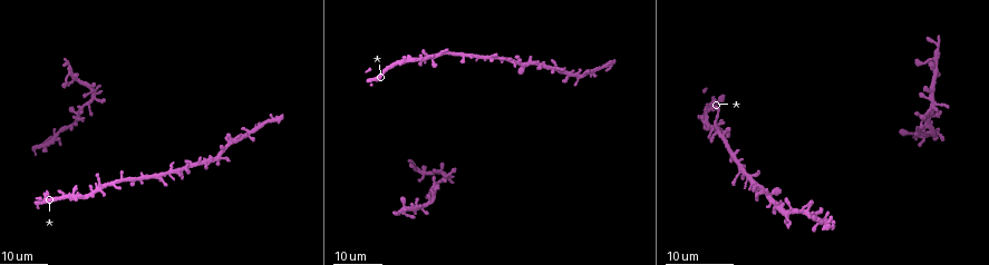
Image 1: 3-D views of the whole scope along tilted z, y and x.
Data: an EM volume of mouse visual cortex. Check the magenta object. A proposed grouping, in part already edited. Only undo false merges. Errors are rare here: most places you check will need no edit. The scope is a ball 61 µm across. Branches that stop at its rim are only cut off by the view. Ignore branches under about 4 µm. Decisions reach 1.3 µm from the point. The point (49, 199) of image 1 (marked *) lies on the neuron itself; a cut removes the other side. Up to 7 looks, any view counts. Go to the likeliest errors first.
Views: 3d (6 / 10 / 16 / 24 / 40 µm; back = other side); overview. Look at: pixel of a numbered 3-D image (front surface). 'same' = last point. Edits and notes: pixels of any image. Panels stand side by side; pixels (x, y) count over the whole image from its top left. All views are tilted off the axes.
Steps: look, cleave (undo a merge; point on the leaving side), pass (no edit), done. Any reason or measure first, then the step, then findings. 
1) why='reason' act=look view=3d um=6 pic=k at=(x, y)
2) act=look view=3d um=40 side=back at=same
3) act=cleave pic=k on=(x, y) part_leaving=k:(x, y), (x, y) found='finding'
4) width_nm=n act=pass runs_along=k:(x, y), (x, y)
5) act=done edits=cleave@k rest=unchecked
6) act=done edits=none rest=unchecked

why='side arm on a straight run' act=look view=3d um=24 pic=1 at=(87, 106)

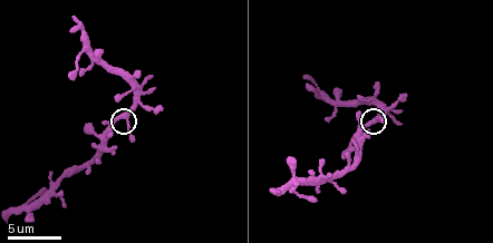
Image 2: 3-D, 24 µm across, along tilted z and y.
why='zoom in' act=look view=3d um=10 pic=2 at=(367, 123)

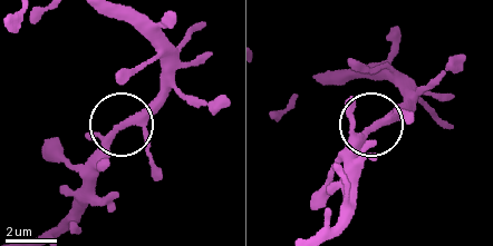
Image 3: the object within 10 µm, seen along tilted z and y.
act=pass found='continuous, no second neuron'

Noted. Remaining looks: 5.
why='side arm on a straight run' act=look view=3d um=24 pic=1 at=(568, 73)

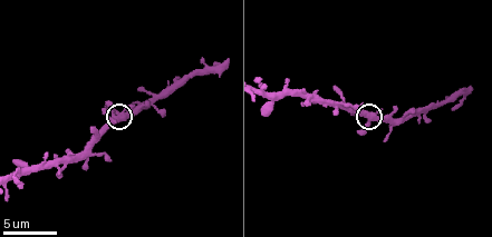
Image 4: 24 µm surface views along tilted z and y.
act=look view=3d um=10 pic=4 at=(375, 116)

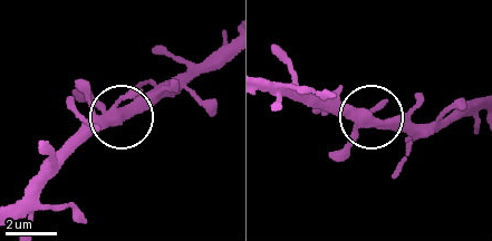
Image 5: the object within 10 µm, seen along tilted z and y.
act=look view=3d um=10 side=back pic=5 at=(118, 120)

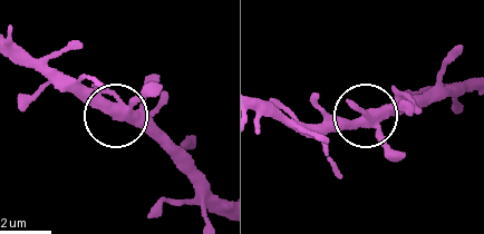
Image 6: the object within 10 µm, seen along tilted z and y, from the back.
act=pass runs_along=6:(222, 210), (205, 201), (151, 137), (56, 86) found='one neuron here'

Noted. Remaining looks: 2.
act=look view=3d um=24 pic=1 at=(99, 185)

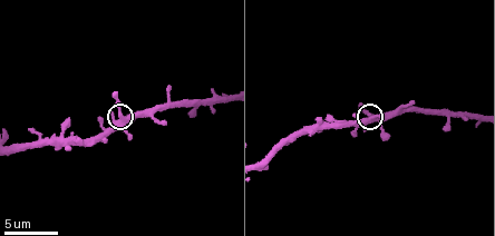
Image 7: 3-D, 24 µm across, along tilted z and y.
act=look view=3d um=10 pic=7 at=(122, 118)

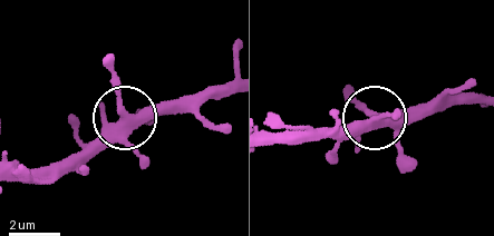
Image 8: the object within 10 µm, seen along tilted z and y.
arms=4 act=pass found='all the same neuron'

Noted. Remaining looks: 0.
act=done edits=none rest=unchecked

